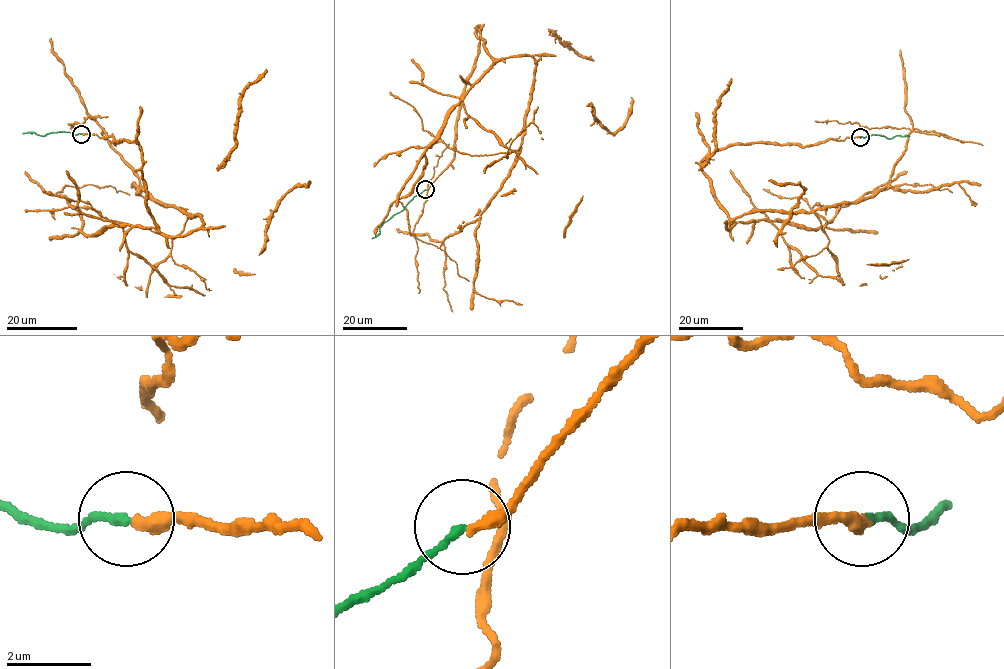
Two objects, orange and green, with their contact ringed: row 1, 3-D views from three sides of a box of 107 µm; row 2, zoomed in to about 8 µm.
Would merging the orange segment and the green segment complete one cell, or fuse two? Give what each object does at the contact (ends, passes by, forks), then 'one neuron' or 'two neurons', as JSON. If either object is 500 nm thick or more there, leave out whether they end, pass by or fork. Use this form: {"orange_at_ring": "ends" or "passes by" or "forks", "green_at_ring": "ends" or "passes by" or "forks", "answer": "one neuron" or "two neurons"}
{"orange_at_ring": "ends", "green_at_ring": "ends", "answer": "one neuron"}

